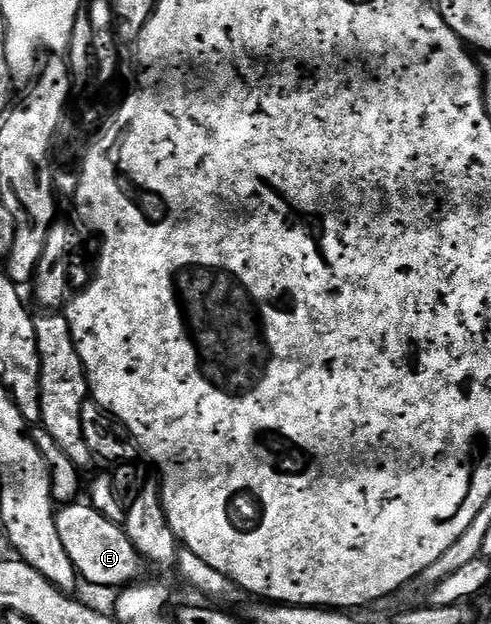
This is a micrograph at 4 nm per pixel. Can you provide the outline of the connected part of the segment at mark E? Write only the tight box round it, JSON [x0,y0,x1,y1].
[56,504,142,588]

